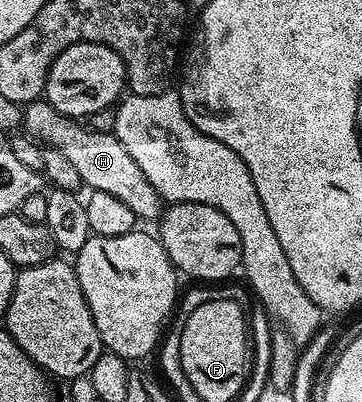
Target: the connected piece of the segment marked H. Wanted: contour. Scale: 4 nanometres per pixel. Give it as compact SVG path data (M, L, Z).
M38 99L30 101L23 109L23 129L28 136L36 139L42 146L58 149L66 159L71 159L75 171L79 171L82 186L92 191L107 191L107 195L115 195L115 199L127 203L131 211L142 222L156 222L163 212L163 198L151 187L151 179L143 175L139 163L127 155L127 147L117 137L116 132L100 133L91 131L80 120L64 117L48 101Z

